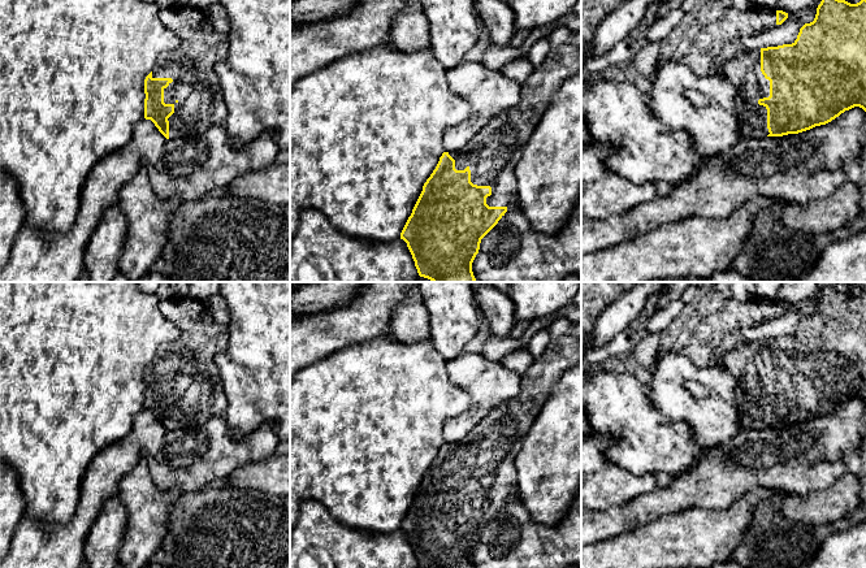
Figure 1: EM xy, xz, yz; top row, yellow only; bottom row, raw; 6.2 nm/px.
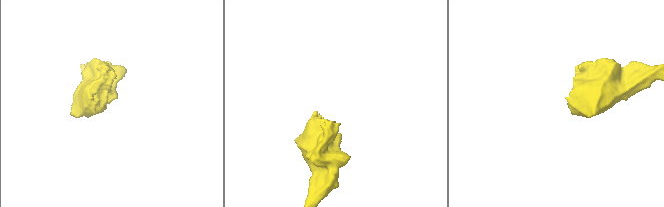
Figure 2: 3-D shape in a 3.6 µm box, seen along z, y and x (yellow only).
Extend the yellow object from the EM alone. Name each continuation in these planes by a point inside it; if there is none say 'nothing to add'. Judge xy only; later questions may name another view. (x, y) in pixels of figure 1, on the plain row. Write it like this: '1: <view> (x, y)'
1: xy (200, 395)

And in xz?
1: xz (492, 446)

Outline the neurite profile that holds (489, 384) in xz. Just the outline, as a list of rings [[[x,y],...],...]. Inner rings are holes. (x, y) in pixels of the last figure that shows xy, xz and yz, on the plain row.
[[[464,351],[446,361],[446,372],[453,383],[469,394],[471,404],[464,413],[445,422],[445,443],[463,441],[490,411],[503,402],[514,399],[520,393],[520,374],[505,368],[499,361],[488,360],[481,354]]]

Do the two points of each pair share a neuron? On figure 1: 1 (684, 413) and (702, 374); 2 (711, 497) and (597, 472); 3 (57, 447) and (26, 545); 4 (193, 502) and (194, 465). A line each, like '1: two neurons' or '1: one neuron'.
1: one neuron
2: two neurons
3: two neurons
4: two neurons

